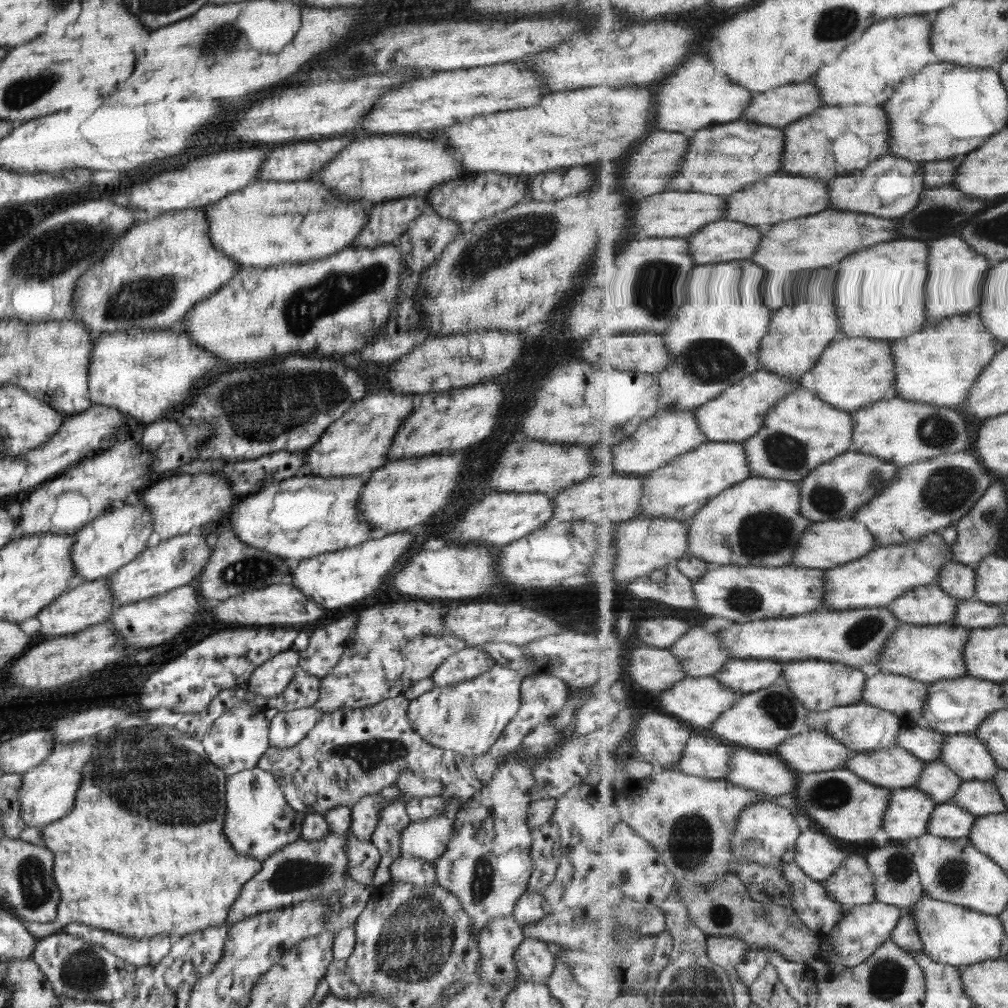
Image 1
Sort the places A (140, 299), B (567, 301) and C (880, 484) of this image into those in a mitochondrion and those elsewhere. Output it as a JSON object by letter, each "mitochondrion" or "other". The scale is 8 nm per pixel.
{"A":"mitochondrion","B":"other","C":"other"}

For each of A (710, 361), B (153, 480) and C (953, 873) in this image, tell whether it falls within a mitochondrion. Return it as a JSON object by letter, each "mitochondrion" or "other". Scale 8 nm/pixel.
{"A":"mitochondrion","B":"other","C":"mitochondrion"}

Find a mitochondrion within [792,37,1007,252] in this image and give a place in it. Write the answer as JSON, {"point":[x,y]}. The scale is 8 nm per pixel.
{"point":[932,220]}

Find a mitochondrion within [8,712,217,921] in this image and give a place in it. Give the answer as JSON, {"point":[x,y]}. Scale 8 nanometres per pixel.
{"point":[33,881]}

